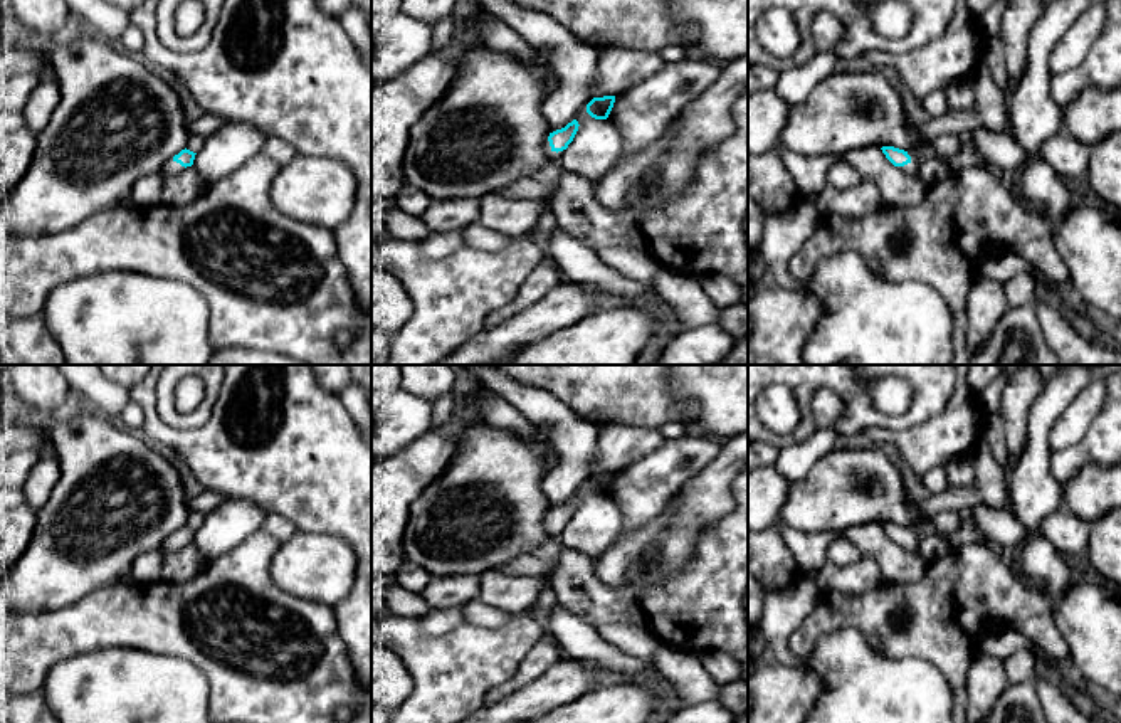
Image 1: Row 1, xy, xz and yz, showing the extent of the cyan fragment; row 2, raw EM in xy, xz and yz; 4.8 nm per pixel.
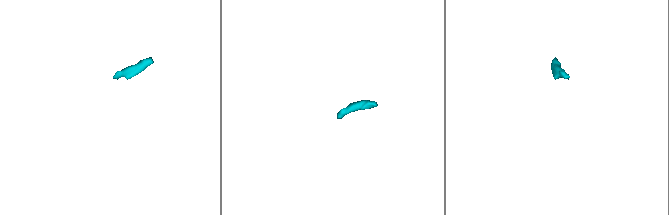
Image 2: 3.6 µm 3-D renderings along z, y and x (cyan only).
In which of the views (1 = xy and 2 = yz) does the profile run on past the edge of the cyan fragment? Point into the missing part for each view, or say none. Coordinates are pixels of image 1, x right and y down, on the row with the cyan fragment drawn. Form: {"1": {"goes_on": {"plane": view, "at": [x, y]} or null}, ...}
{"1": {"goes_on": {"plane": "xy", "at": [172, 167]}}, "2": {"goes_on": {"plane": "yz", "at": [911, 167]}}}

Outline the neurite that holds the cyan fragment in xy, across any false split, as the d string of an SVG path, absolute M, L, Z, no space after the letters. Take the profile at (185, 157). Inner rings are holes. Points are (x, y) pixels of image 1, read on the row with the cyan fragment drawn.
M182 150L178 155L175 155L165 166L163 166L163 177L170 177L176 172L180 172L183 166L192 166L193 165L193 160L195 160L195 155L193 151L190 150Z

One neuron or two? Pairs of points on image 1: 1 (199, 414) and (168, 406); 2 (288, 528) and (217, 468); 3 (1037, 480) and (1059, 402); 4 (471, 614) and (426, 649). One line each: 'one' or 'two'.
1: one
2: two
3: one
4: two

